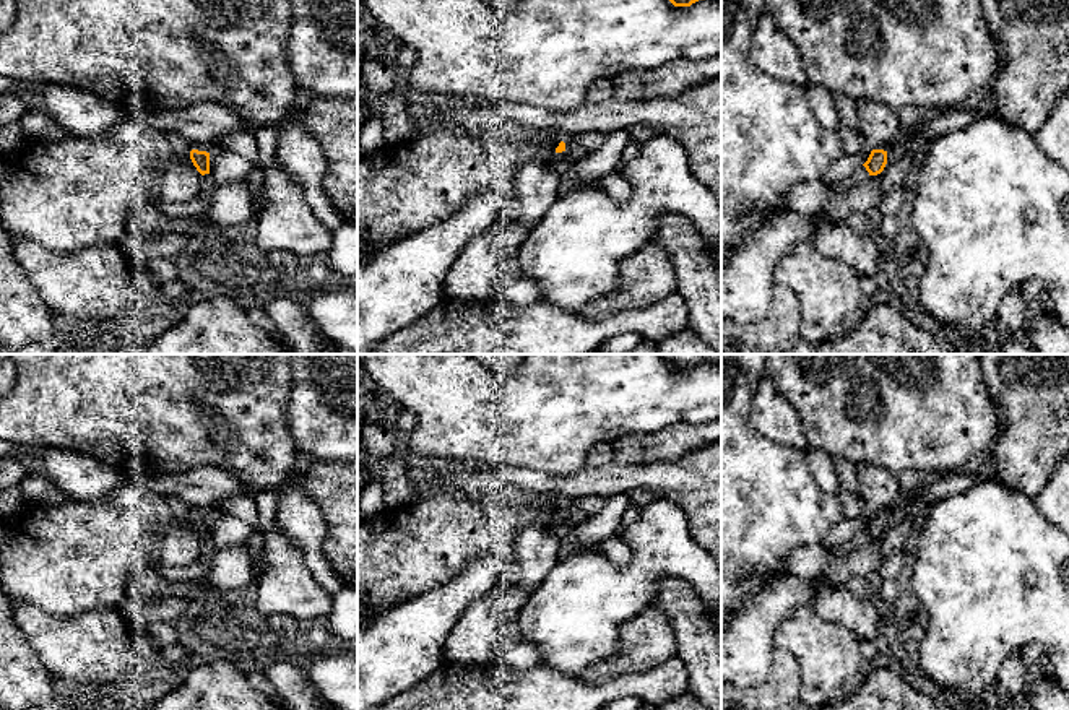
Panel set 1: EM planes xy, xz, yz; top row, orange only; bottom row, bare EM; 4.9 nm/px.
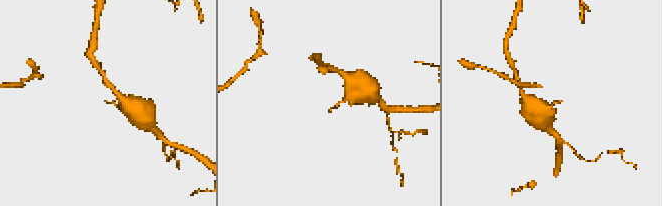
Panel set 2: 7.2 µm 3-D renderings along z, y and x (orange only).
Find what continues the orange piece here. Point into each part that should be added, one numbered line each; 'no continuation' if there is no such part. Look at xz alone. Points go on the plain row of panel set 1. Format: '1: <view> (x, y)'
no continuation

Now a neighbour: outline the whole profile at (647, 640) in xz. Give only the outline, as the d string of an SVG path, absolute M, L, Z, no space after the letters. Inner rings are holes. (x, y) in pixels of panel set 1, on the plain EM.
M653 606L624 624L617 653L586 669L582 681L588 686L599 686L619 676L643 674L658 669L676 655L673 624L663 611Z

